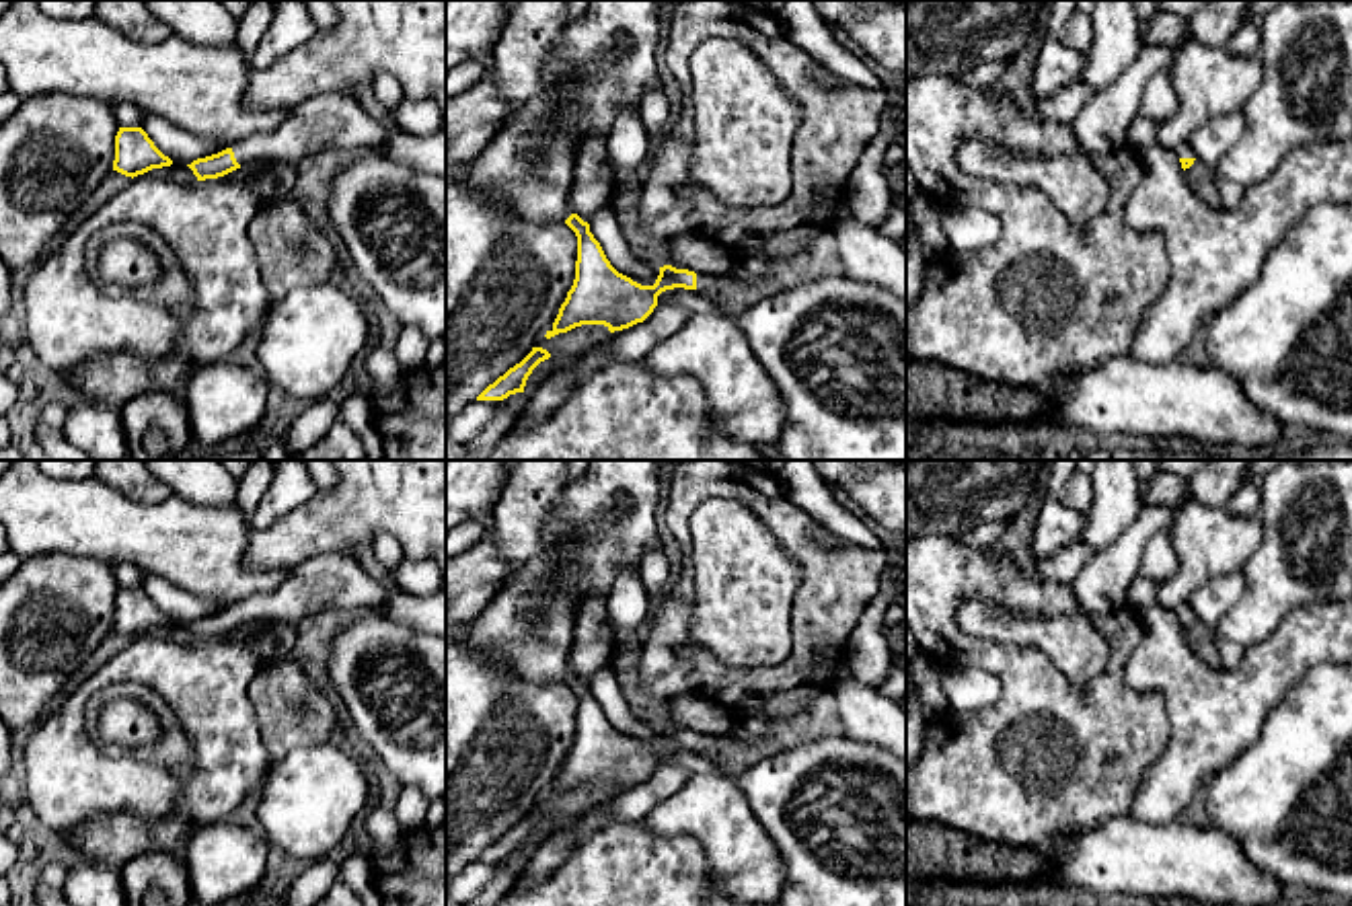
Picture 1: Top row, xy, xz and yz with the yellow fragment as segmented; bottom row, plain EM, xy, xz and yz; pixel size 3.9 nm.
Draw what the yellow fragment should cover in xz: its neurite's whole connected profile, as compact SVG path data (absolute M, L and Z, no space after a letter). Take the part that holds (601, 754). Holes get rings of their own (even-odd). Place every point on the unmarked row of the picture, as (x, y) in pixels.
M571 674L565 684L577 696L575 740L553 789L544 795L547 799L581 785L604 785L610 793L623 791L643 783L658 766L658 756L666 750L713 748L719 742L750 748L775 727L768 717L758 713L736 715L725 735L694 733L664 725L653 746L641 746L610 725L588 682Z

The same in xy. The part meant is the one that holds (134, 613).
M119 588L115 596L113 631L134 639L171 625L173 620L154 606L142 588Z

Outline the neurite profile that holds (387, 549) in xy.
M378 530L374 534L372 551L376 561L384 565L388 571L395 571L405 559L401 542L386 530Z

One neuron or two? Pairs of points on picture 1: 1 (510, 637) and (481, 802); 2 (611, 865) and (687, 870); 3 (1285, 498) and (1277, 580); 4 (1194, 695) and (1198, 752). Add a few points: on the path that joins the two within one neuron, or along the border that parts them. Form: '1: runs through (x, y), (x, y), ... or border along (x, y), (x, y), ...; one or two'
1: border along (467, 639), (496, 664), (551, 683); two
2: runs through (629, 870), (668, 870); one
3: runs through (1279, 518), (1277, 559); one
4: runs through (1198, 709), (1198, 738); one

